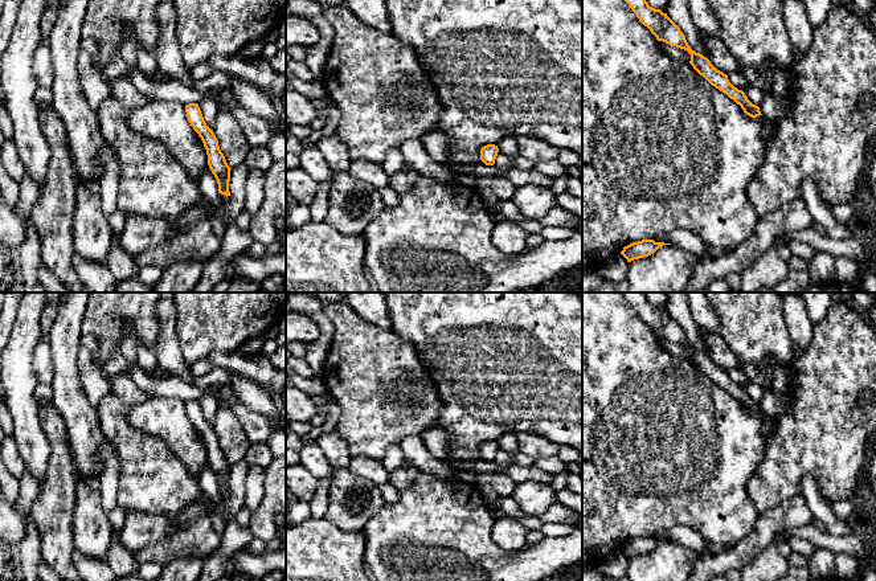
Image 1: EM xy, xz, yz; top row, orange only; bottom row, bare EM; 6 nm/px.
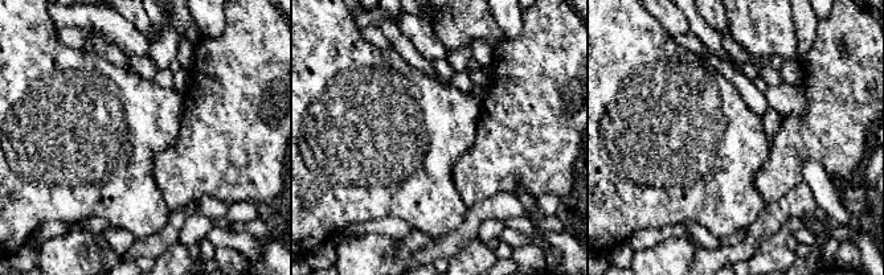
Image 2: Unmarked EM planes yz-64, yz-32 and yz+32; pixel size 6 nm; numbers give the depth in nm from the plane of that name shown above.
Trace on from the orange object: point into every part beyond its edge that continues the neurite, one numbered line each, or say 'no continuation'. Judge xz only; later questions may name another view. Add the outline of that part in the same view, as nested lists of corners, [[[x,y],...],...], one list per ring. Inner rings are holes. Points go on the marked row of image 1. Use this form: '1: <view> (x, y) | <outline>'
no continuation

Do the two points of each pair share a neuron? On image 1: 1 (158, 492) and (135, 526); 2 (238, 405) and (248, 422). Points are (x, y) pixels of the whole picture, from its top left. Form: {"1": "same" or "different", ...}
{"1": "different", "2": "same"}

